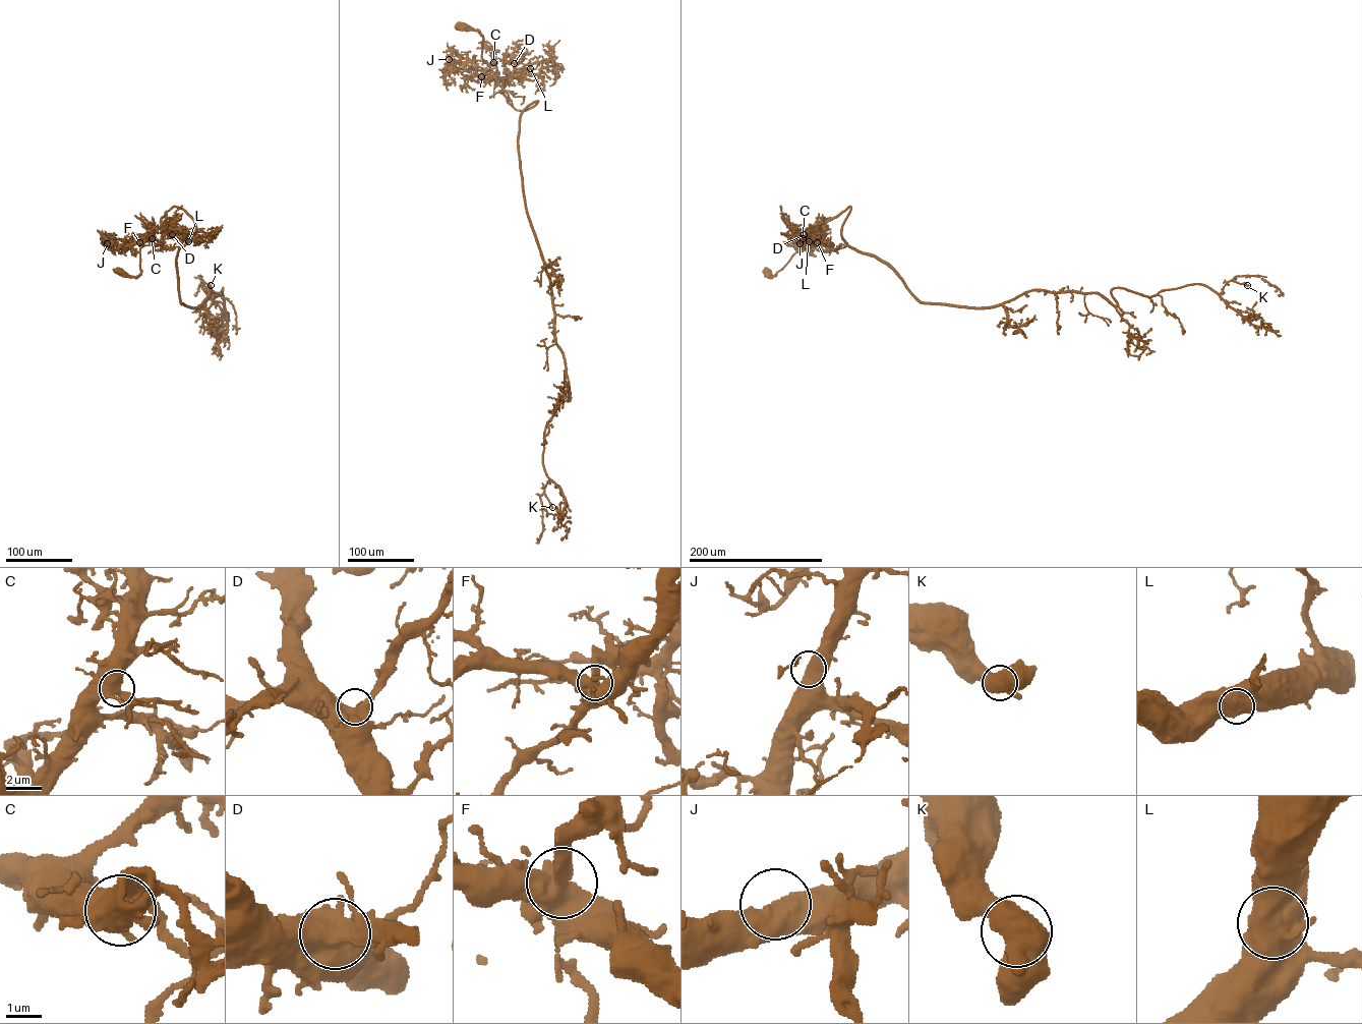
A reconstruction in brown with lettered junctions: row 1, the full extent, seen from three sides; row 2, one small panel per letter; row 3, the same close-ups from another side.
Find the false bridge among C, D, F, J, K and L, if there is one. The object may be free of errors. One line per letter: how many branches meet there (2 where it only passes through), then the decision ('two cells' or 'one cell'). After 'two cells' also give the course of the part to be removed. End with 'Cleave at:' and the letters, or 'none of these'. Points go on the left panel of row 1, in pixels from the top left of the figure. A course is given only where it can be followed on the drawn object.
C: branches 3; one cell
D: branches 3; one cell
F: branches 3; two cells
J: branches 2; one cell
K: branches 3; one cell
L: branches 3; one cell
Cleave at: F

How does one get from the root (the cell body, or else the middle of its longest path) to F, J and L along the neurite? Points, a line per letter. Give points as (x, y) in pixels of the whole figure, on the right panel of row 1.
F: (766, 271), (773, 276), (810, 236), (816, 241)
J: (766, 271), (773, 276), (801, 242), (805, 244), (800, 243)
L: (766, 271), (773, 276), (801, 243), (821, 227), (809, 241)

